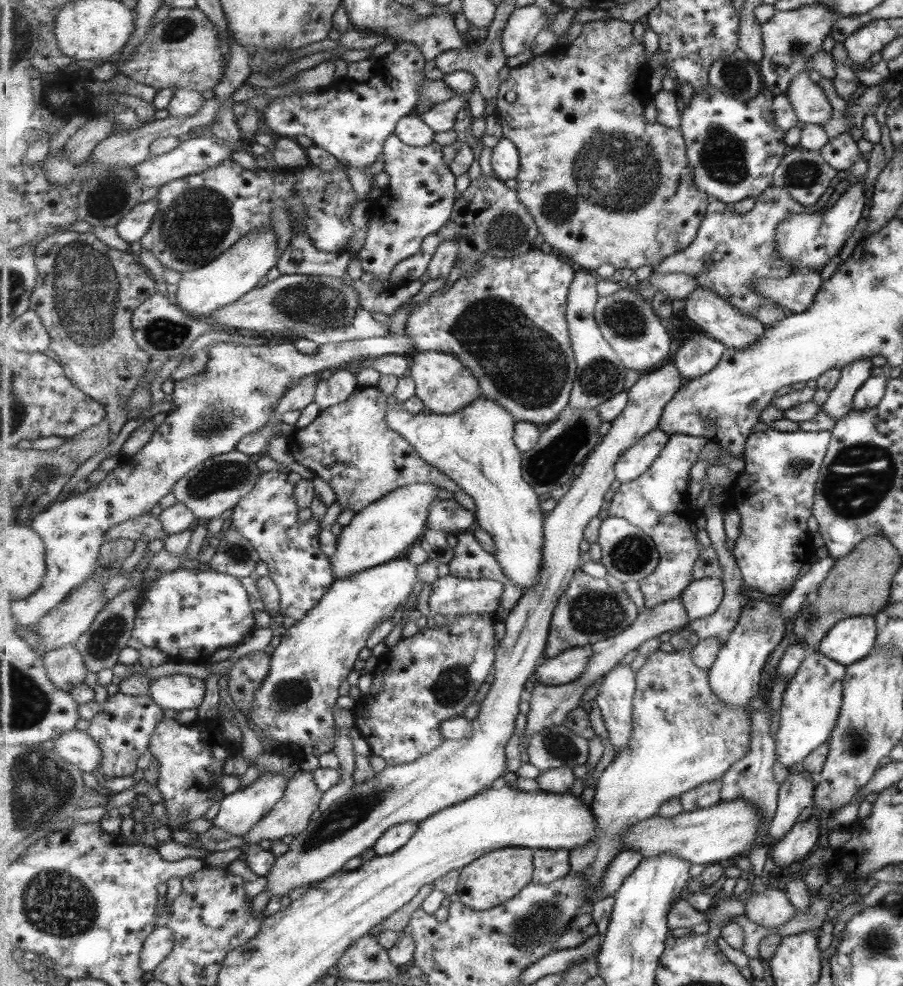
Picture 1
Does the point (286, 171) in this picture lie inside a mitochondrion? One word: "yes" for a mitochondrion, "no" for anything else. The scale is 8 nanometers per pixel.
no

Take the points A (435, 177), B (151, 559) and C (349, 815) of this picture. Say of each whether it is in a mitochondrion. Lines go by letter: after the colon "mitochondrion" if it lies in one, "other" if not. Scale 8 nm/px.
A: other
B: other
C: mitochondrion

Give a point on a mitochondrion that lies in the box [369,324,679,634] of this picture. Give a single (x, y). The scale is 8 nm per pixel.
(546, 466)

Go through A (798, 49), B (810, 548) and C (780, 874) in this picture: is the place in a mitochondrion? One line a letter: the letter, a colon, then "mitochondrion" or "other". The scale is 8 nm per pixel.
A: mitochondrion
B: other
C: other

